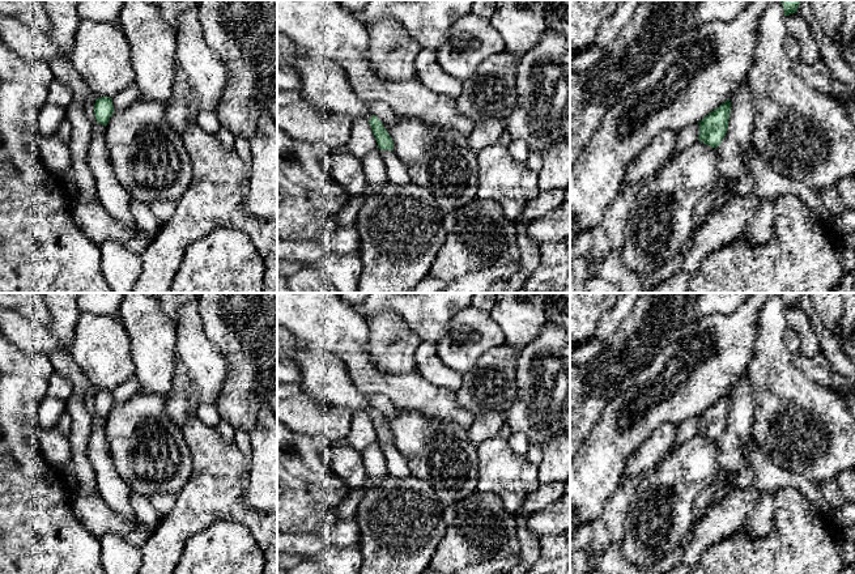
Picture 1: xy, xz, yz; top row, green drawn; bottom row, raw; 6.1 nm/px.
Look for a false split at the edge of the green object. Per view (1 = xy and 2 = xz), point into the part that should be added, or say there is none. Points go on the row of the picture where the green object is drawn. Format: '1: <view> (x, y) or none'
1: none
2: none

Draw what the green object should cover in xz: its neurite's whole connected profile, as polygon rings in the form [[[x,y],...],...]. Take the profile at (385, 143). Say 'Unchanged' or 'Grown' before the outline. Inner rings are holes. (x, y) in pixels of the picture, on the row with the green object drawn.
Unchanged. [[[373,115],[373,118],[369,120],[373,133],[377,139],[378,148],[380,150],[394,150],[394,141],[386,128],[383,127],[383,123]]]

